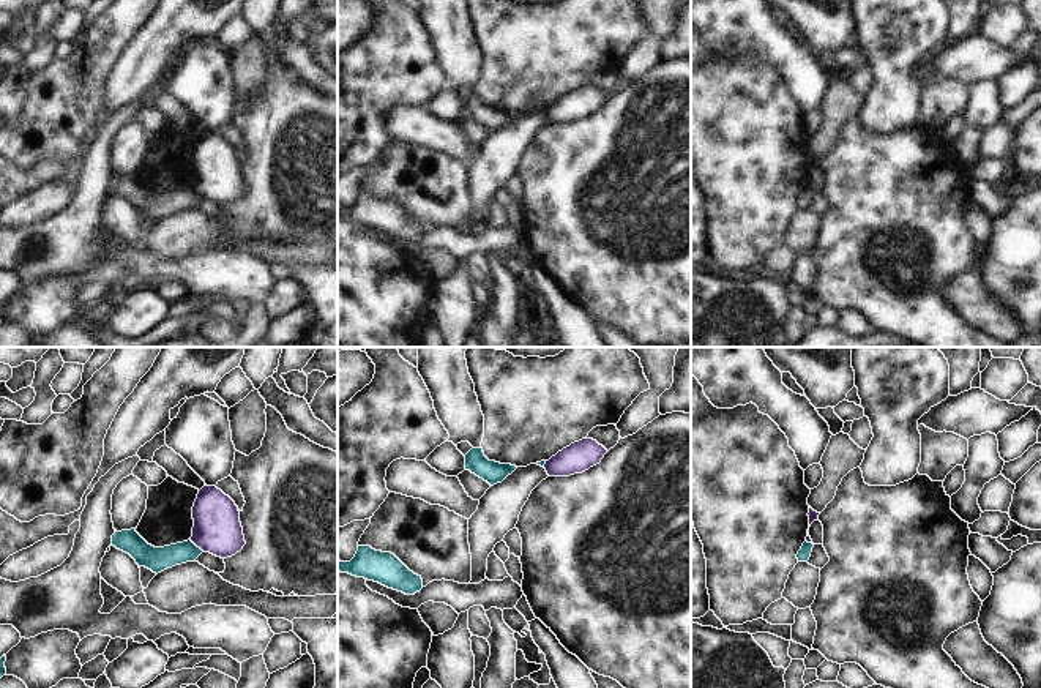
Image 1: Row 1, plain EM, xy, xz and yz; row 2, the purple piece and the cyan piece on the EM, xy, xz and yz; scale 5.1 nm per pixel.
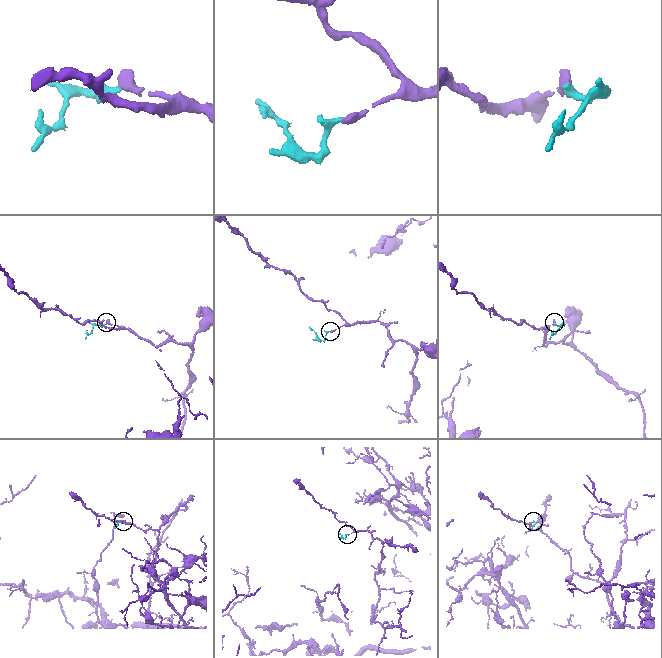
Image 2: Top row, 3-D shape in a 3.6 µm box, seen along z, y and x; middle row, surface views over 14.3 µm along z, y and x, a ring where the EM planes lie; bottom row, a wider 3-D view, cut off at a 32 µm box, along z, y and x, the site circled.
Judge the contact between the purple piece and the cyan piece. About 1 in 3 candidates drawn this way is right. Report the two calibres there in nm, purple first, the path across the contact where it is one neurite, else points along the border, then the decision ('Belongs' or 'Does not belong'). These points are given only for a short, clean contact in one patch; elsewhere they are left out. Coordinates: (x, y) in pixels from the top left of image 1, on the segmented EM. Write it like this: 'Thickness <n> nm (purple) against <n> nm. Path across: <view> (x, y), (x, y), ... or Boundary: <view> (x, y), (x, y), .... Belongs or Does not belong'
Thickness 240 nm (purple) against 130 nm. Boundary: xy (190, 540), (204, 551). Does not belong

